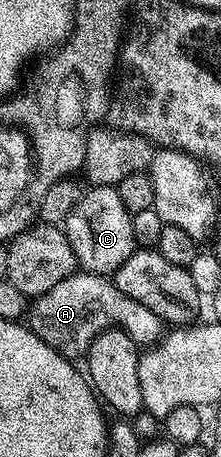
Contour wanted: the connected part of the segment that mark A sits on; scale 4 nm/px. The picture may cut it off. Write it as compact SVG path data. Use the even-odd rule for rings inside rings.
M77 271L70 274L62 283L54 283L50 291L35 298L29 304L26 324L38 339L42 339L54 351L69 359L83 358L90 343L103 329L119 327L127 331L137 346L148 346L158 341L162 335L162 322L150 307L142 307L130 295L118 291L115 280L98 273Z

